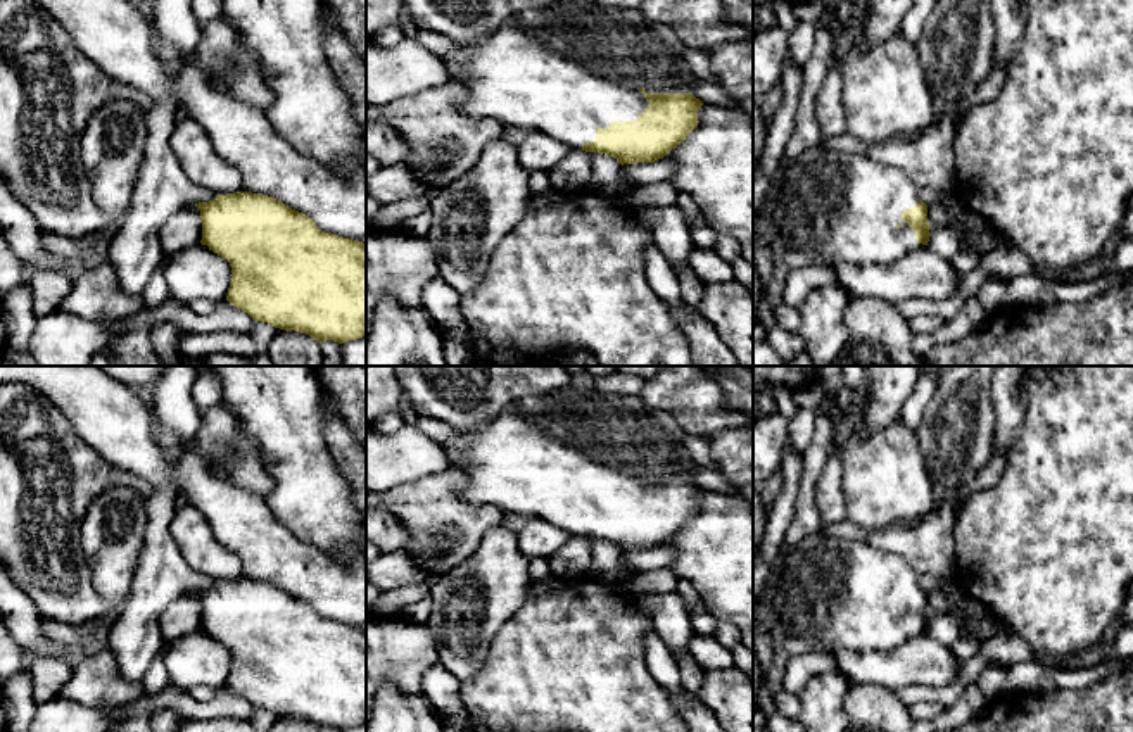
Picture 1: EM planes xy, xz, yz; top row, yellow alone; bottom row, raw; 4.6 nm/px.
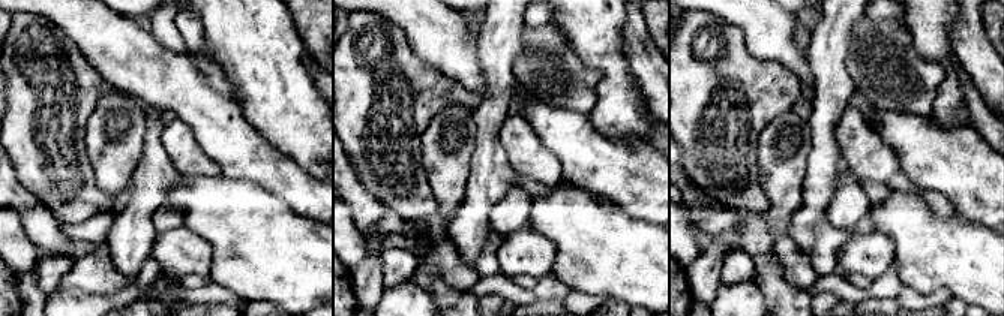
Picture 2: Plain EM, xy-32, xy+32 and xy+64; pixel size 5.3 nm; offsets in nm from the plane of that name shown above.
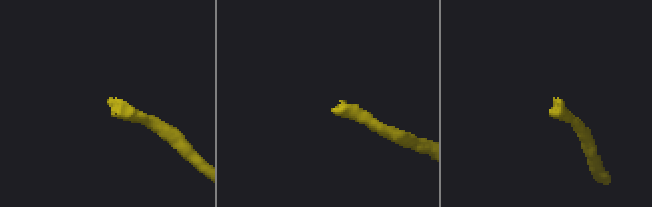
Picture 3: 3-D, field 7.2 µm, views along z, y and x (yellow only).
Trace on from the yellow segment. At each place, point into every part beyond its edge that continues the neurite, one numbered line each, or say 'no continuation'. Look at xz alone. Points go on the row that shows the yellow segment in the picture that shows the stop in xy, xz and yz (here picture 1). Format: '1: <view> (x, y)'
1: xz (567, 69)

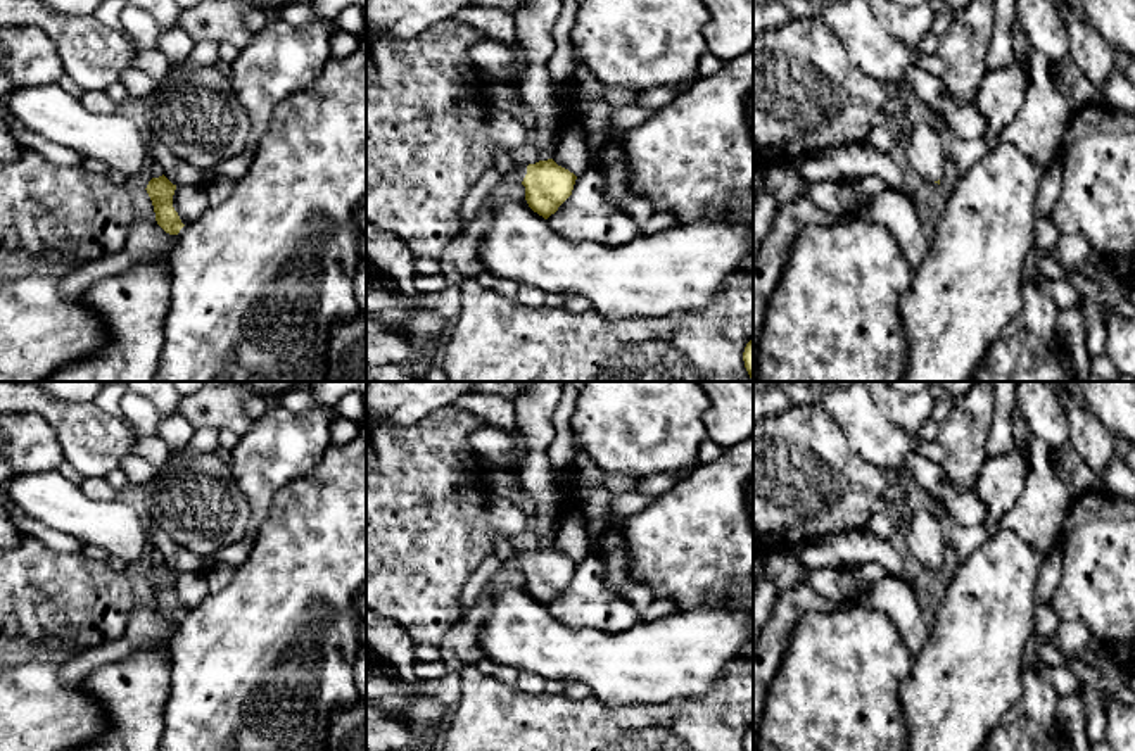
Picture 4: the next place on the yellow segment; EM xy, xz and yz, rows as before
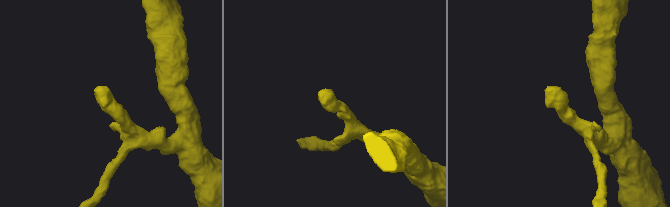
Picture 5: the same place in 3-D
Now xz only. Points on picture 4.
1: xz (519, 171)

